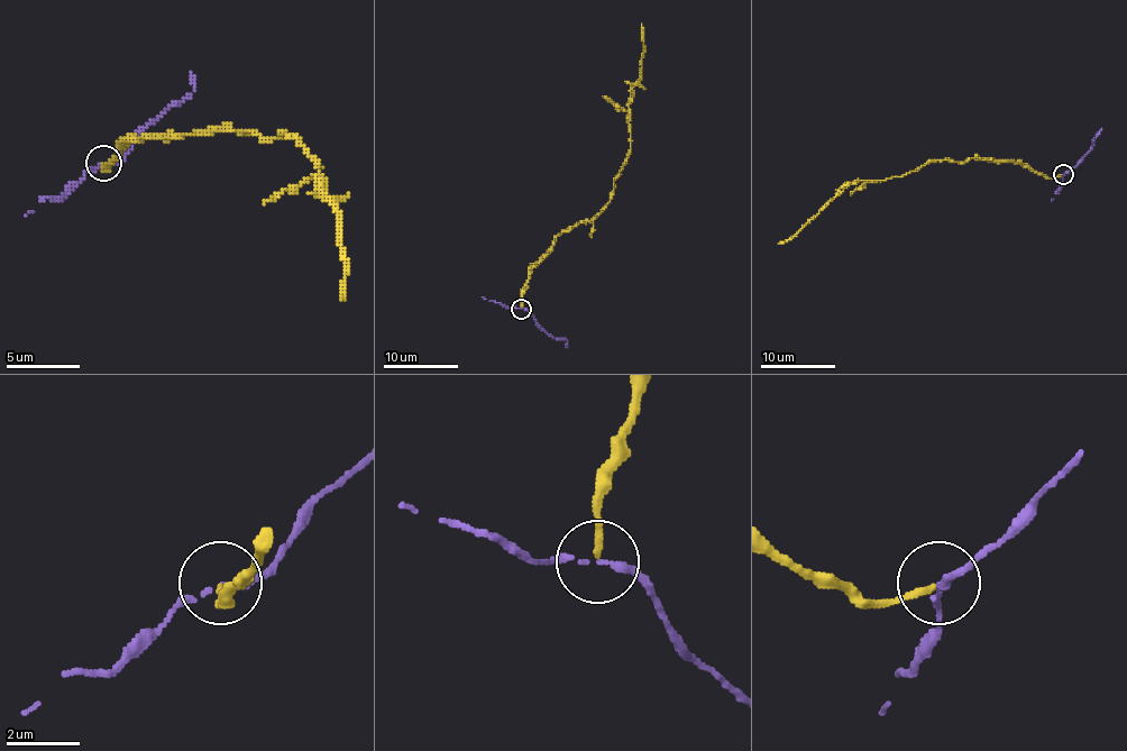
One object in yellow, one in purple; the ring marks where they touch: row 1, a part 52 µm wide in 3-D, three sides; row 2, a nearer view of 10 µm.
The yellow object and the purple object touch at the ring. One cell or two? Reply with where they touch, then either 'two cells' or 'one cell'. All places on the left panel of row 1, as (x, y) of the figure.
at (103, 163); two cells

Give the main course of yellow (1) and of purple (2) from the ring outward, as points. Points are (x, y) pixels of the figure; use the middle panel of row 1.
1: (521, 308), (533, 265), (560, 234), (606, 205), (631, 150), (641, 24)
2: (521, 308), (549, 335), (564, 338), (567, 341), (566, 347)

